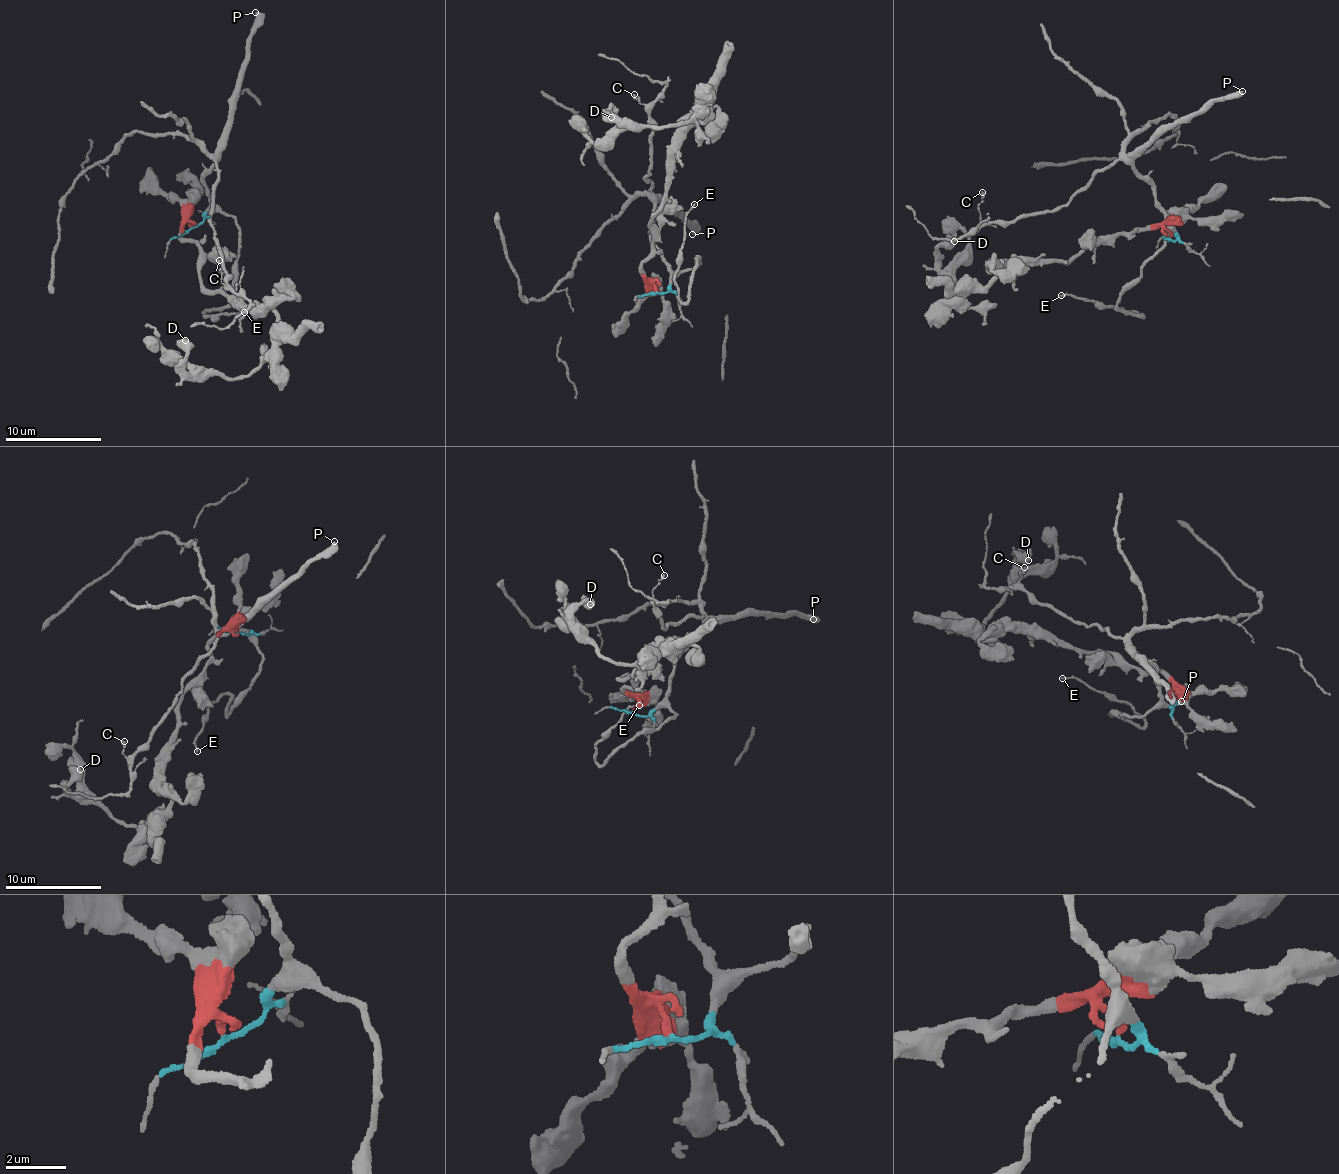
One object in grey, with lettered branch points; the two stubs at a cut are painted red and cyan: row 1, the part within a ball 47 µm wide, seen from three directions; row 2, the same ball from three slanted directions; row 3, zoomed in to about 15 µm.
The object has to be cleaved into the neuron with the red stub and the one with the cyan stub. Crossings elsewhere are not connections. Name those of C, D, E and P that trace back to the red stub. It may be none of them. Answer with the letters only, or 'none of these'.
D

